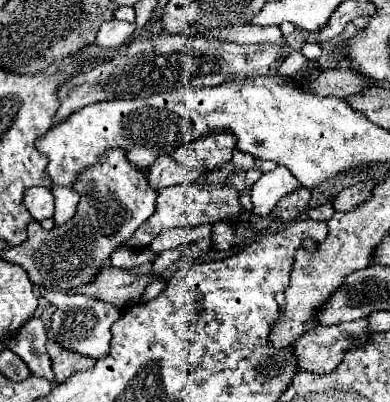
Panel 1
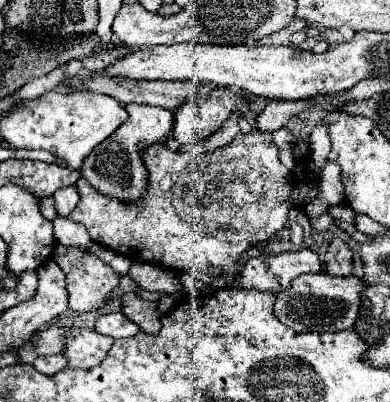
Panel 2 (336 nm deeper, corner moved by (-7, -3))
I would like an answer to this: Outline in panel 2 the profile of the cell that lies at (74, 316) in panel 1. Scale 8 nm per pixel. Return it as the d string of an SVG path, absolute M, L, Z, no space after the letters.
M107 313L97 319L95 331L101 335L107 335L107 337L113 337L113 339L121 339L121 337L137 335L139 327L135 327L135 323L131 323L121 313Z

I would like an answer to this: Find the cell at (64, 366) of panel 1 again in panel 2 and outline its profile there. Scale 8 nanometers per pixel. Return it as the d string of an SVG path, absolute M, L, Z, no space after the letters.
M71 327L65 335L63 355L67 357L67 367L71 369L91 369L99 365L107 351L111 349L113 339L95 333L93 329Z

